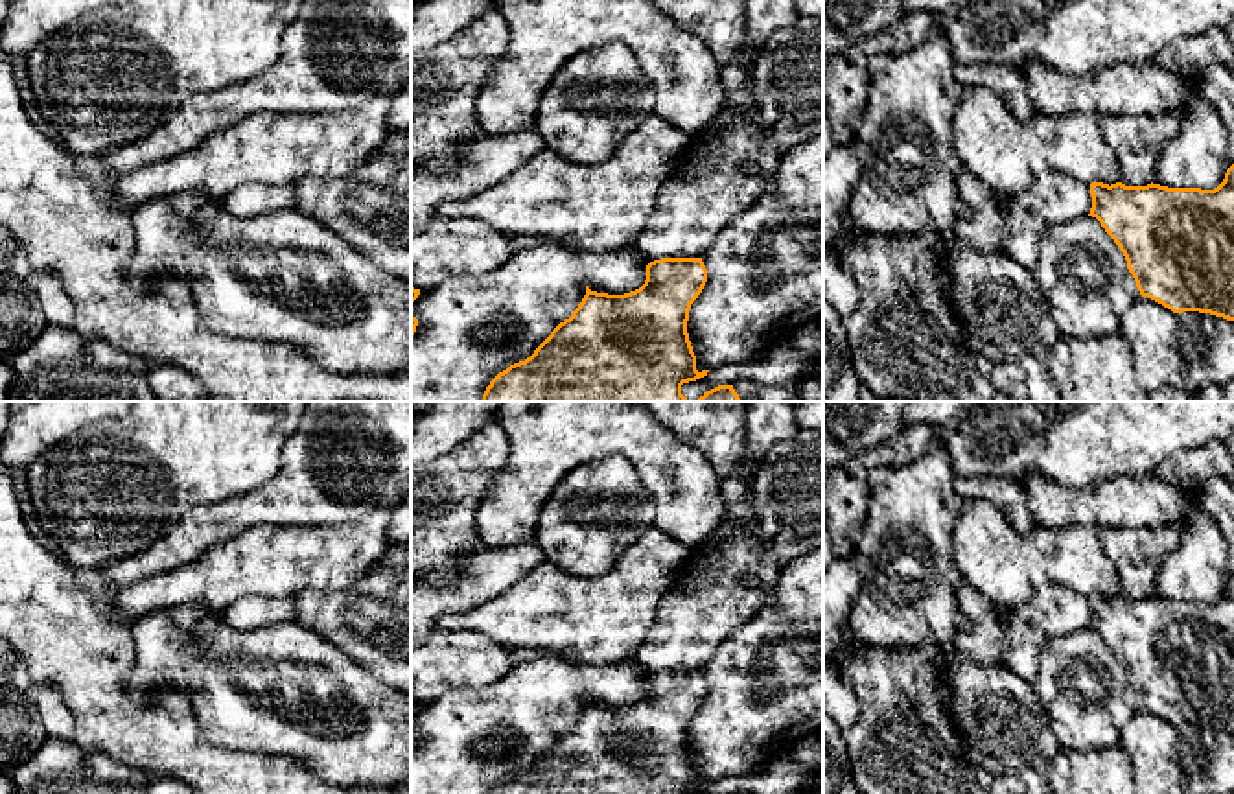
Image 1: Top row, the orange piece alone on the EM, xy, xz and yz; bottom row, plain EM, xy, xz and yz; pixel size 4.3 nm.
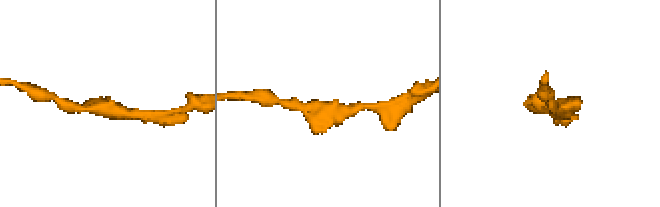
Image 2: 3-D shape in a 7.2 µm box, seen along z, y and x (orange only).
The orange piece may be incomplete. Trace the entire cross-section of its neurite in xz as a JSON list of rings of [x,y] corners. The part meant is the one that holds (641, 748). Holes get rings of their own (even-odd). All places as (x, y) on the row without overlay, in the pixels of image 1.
[[[661,671],[646,678],[646,693],[635,704],[608,707],[586,698],[573,728],[530,770],[510,777],[492,794],[696,794],[709,783],[696,783],[687,733],[705,695],[702,671]]]

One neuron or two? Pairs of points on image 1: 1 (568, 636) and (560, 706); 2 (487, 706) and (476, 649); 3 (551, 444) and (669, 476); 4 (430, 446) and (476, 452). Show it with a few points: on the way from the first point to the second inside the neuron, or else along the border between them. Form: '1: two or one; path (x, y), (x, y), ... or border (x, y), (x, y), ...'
1: two; border (547, 653), (570, 653), (584, 662), (608, 664)
2: two; border (514, 665), (492, 684), (448, 689), (441, 697)
3: one; path (581, 441), (634, 441), (640, 446)
4: two; border (488, 422), (430, 461)

